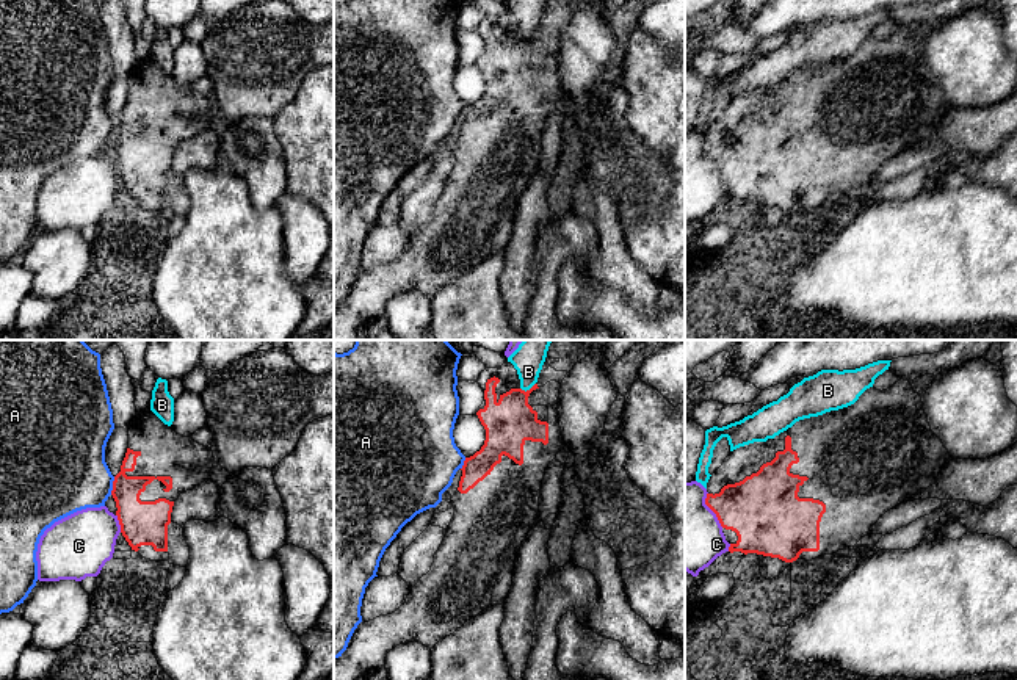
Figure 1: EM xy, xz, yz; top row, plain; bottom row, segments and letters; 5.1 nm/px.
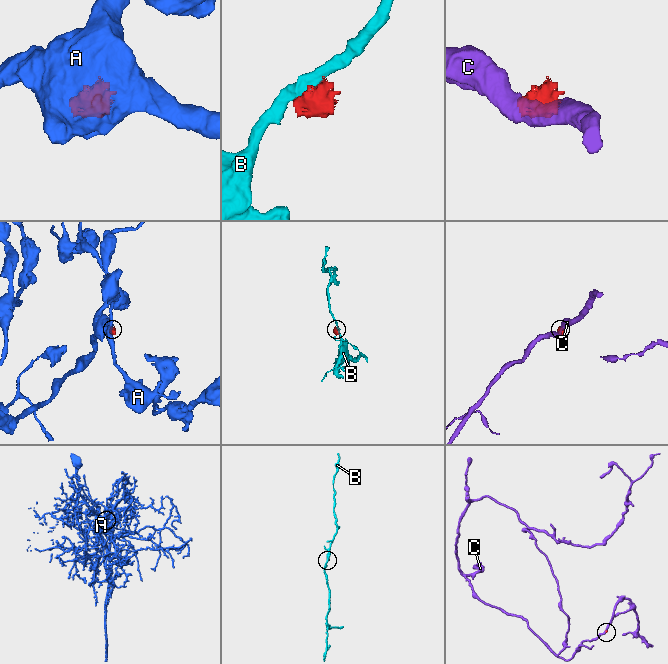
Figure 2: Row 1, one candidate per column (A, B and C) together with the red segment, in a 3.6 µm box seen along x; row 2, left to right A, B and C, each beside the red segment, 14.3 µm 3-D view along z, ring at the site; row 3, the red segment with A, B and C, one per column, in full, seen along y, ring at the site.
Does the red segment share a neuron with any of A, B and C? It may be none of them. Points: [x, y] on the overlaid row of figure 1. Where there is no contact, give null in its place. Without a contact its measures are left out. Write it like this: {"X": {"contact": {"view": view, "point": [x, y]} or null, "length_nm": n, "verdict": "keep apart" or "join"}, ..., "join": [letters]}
{"A": {"contact": {"view": "xy", "point": [113, 486]}, "length_nm": 100, "verdict": "keep apart"}, "B": {"contact": {"view": "xz", "point": [527, 390]}, "length_nm": 90, "verdict": "keep apart"}, "C": {"contact": {"view": "yz", "point": [710, 508]}, "length_nm": 200, "verdict": "keep apart"}, "join": []}

